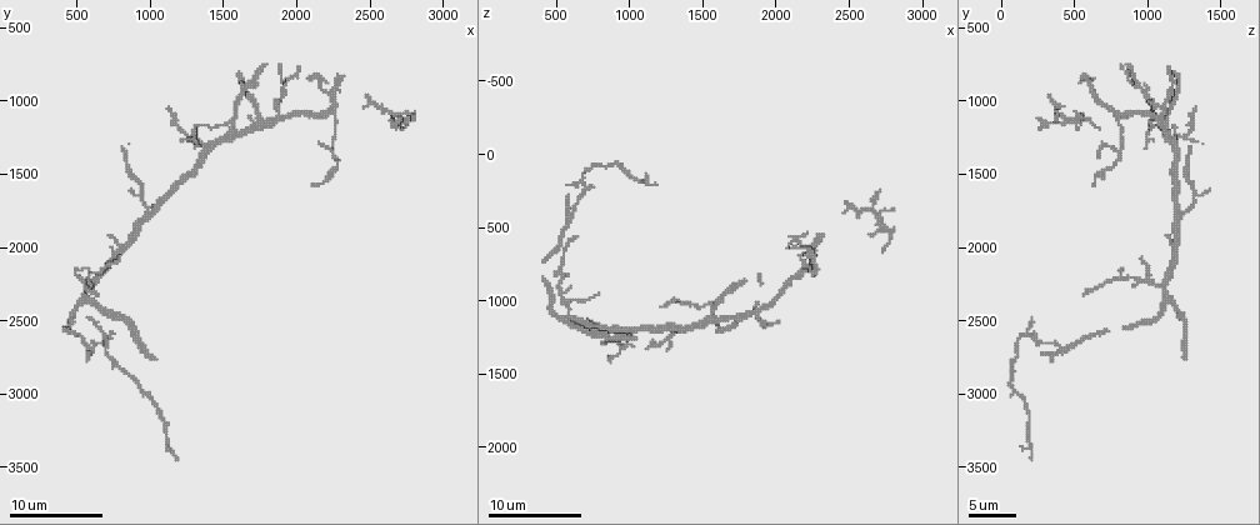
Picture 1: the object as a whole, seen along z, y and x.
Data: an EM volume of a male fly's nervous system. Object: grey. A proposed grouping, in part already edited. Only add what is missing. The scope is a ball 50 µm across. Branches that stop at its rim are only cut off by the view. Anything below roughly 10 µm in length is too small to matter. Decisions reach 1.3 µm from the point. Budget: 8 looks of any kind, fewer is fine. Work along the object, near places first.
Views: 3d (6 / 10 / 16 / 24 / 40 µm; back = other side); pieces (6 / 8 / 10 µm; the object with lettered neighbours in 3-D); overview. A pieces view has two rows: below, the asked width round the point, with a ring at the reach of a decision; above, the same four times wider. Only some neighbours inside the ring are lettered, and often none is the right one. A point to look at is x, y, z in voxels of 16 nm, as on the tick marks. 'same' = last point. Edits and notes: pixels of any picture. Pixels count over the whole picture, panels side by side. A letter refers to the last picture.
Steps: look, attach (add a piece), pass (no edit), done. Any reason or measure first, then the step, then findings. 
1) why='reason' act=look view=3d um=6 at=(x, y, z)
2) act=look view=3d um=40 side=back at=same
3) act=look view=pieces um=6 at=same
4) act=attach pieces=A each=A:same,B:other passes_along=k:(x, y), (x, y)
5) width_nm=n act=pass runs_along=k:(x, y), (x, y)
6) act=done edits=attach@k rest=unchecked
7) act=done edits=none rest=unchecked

act=look view=pieces um=8 at=(1880, 1020, 1040)

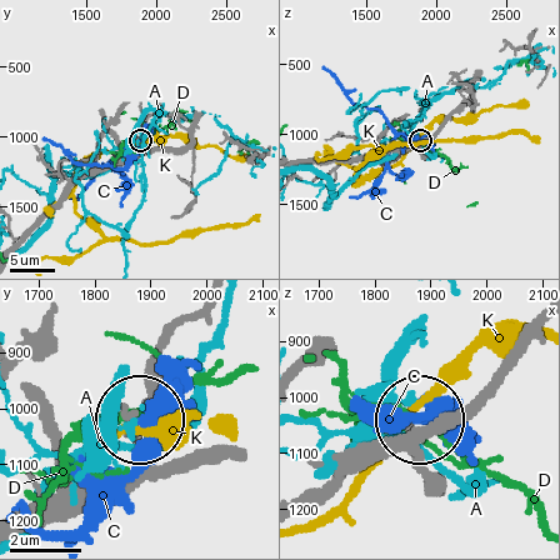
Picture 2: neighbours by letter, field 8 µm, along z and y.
act=pass each=A:other,C:other,D:other,K:other found='none of them fits'

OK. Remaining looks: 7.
act=look view=pieces um=8 at=(1300, 1320, 980)

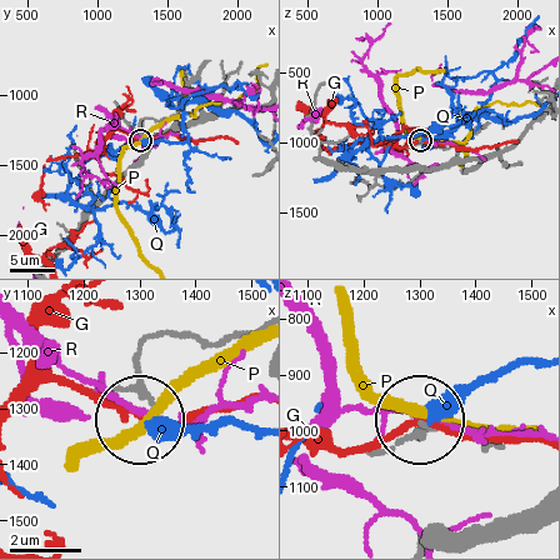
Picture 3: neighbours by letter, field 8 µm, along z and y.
width_nm=140 act=pass each=G:other,P:other,Q:other,R:other found='no lettered piece goes on from it'

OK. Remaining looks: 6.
why='free end' act=look view=pieces um=10 at=(2120, 1580, 660)

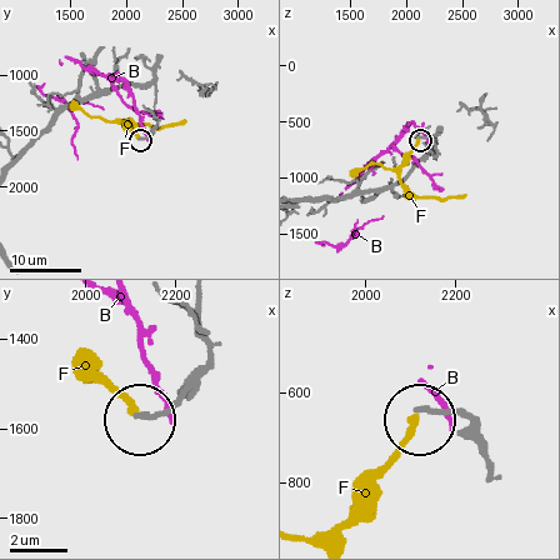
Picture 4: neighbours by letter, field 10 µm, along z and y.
act=pass each=B:other,F:other runs_along=4:(489, 469), (481, 440), (463, 419), (421, 411) found='no lettered piece goes on from it'

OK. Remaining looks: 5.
why='branch stops here' act=look view=pieces um=10 at=(1020, 2760, 1260)

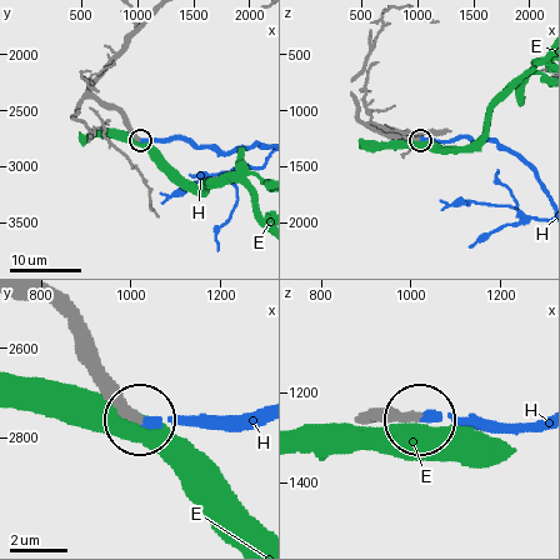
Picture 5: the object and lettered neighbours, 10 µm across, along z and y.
act=attach pieces=H each=E:other,H:same passes_along=5:(80, 345), (88, 365), (148, 423), (231, 423), (253, 415) found='it goes on there'

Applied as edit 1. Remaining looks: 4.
act=done edits=attach@5 rest=unchecked

